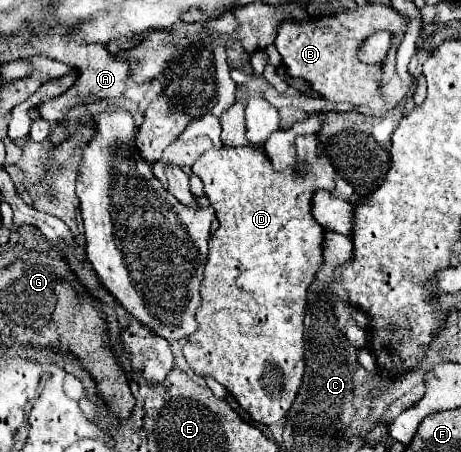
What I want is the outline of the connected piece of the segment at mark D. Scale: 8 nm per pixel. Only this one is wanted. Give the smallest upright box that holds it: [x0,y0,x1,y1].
[182,136,334,424]

